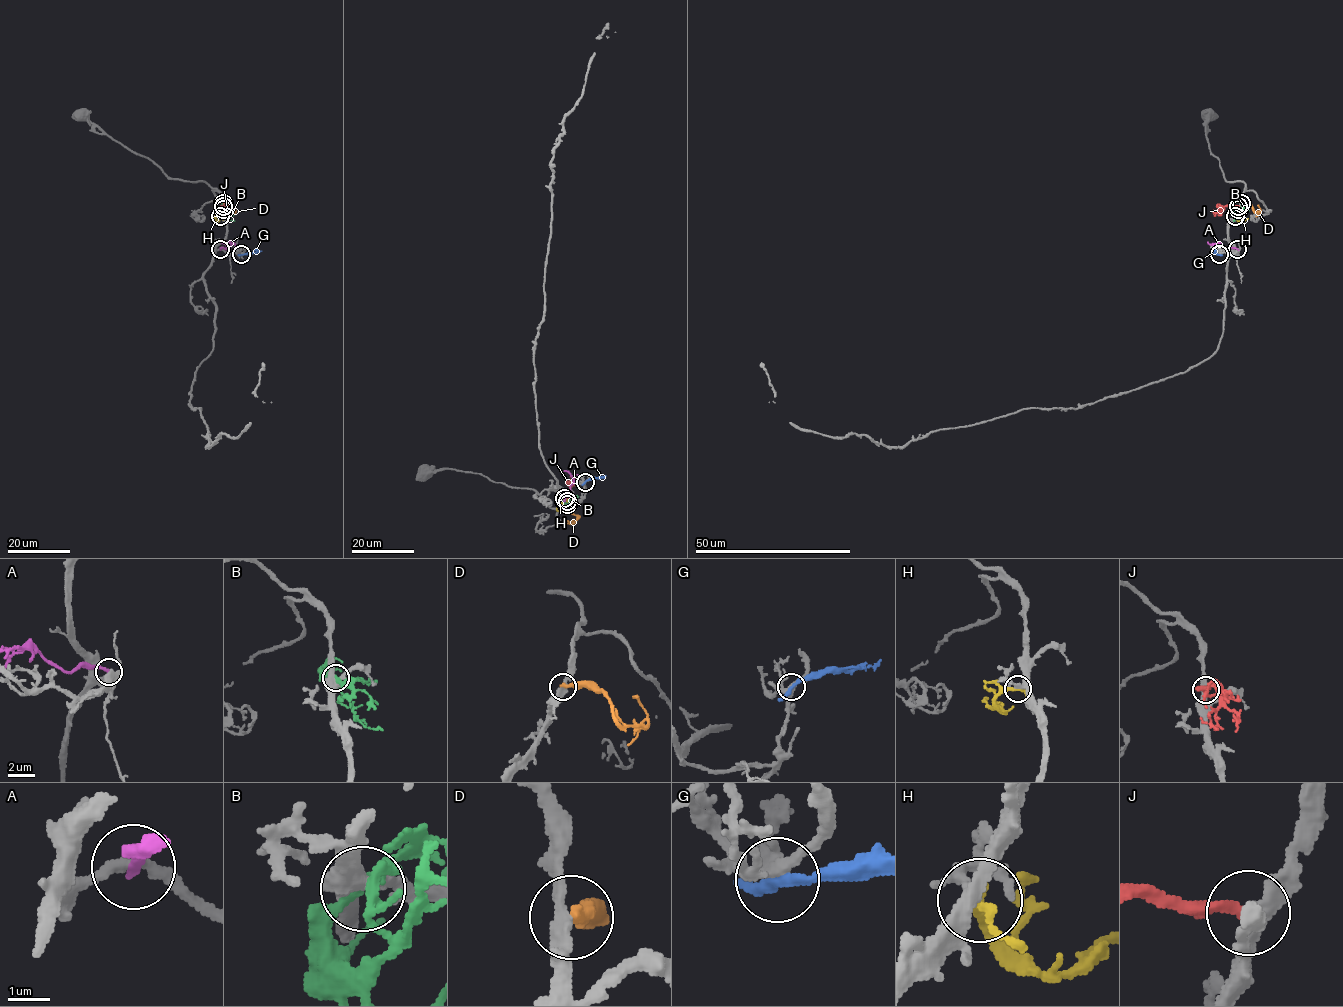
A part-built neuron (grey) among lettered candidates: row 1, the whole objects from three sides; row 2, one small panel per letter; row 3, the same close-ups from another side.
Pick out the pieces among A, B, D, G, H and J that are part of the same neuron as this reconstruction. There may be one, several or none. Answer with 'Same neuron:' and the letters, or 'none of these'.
Same neuron: H, J

